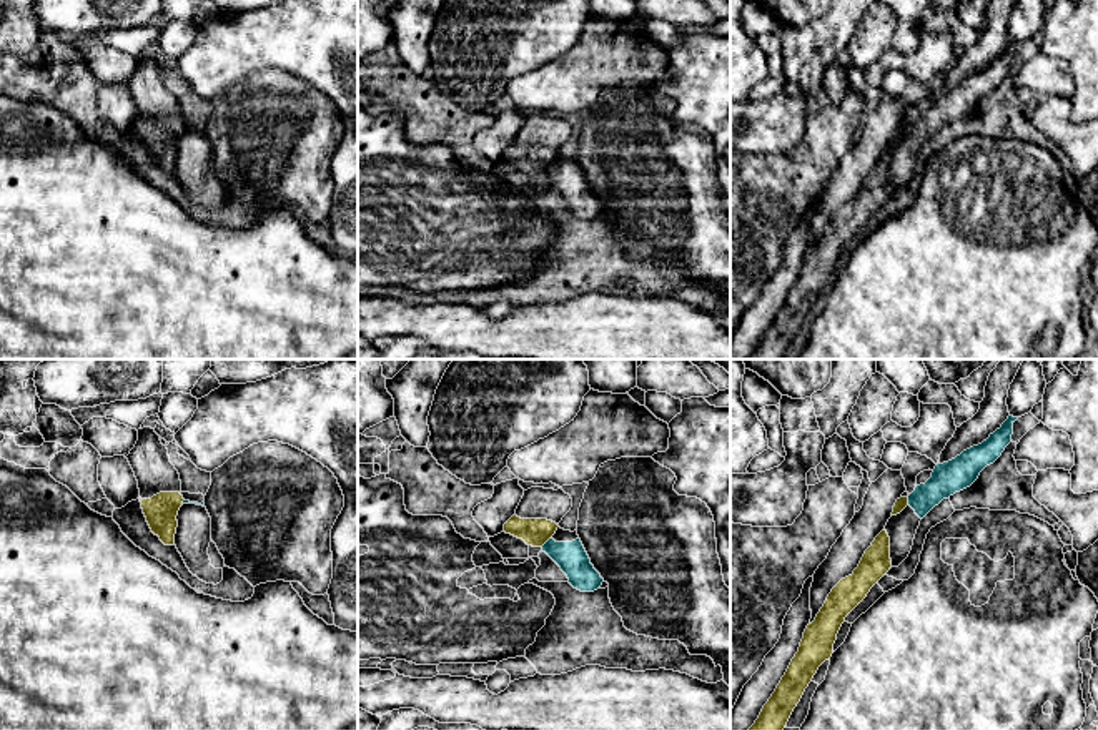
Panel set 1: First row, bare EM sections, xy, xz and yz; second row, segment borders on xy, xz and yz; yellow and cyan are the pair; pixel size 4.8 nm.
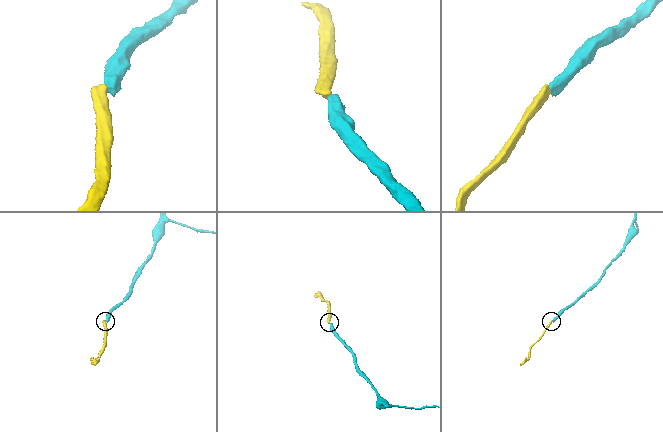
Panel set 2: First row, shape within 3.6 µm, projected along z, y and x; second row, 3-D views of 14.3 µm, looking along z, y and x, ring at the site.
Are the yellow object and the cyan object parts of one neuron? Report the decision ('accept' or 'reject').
reject

